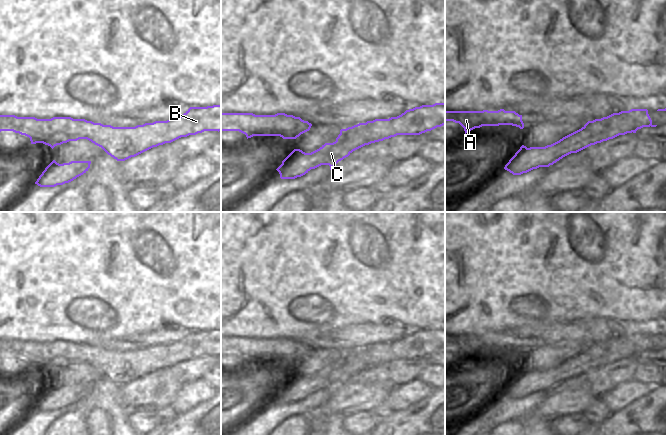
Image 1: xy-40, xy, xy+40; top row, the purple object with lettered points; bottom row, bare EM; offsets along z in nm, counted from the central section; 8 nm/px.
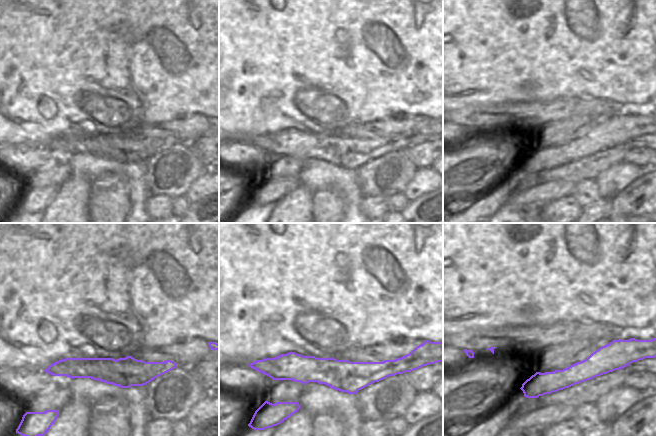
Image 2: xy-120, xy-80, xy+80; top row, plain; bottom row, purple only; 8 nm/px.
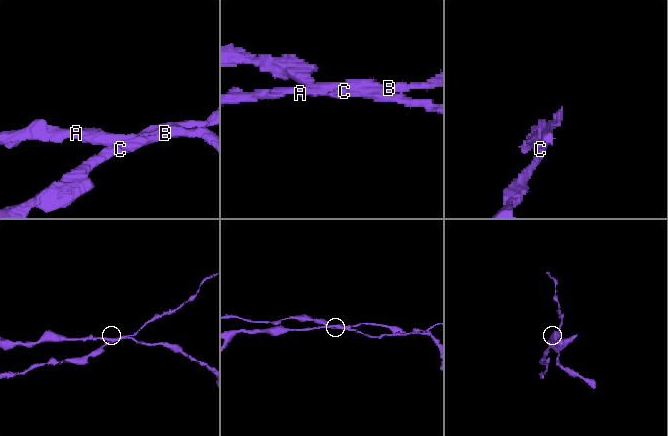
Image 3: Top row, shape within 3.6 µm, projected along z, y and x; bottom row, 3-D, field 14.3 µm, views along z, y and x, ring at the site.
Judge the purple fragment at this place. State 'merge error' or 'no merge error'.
merge error

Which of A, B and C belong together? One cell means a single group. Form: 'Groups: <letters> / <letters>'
Groups: A B / C

